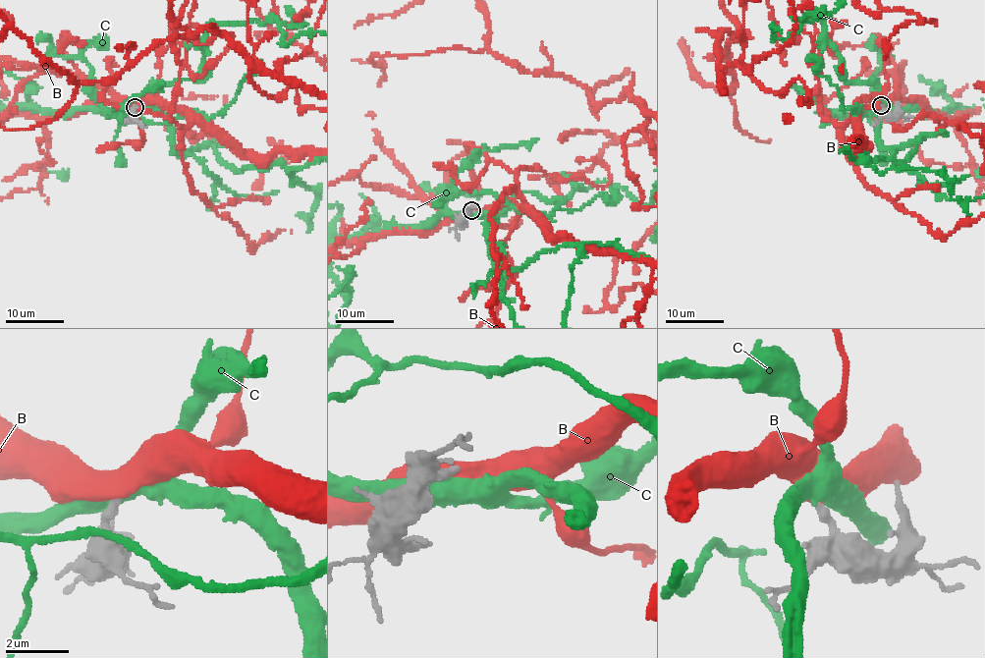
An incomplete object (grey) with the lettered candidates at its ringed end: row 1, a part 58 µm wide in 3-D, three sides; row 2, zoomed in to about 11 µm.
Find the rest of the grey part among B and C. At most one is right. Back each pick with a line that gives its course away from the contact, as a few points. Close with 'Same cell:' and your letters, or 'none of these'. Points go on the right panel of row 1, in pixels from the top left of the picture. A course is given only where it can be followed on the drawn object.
Same cell: none of these

